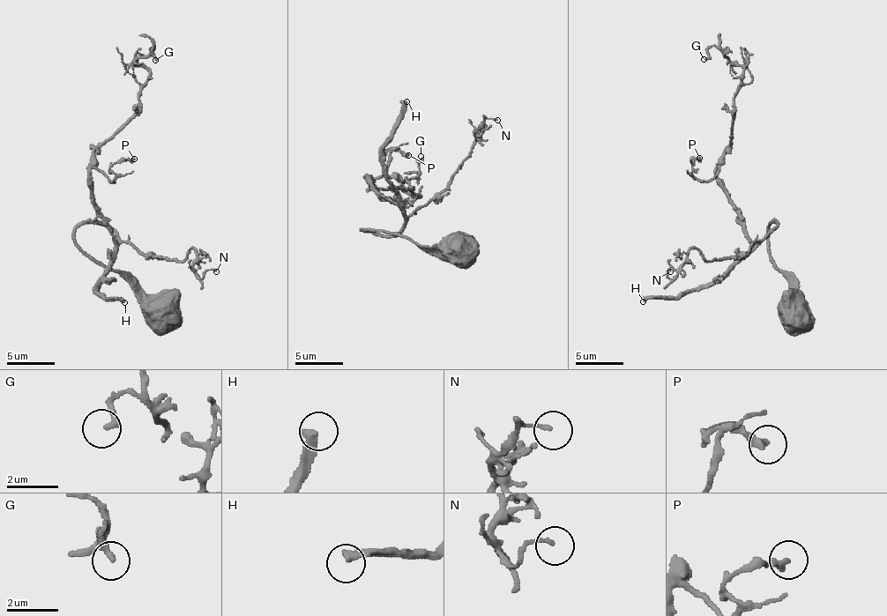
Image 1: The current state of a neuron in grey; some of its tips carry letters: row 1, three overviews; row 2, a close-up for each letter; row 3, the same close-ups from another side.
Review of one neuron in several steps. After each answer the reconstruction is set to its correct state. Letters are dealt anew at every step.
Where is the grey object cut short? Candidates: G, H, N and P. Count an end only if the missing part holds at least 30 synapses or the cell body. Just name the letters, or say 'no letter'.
H

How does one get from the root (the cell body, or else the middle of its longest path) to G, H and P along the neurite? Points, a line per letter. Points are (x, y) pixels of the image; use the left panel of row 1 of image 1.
G: (167, 315), (75, 241), (106, 222), (117, 244), (89, 163), (138, 107), (134, 60), (155, 60)
H: (167, 315), (99, 265), (75, 241), (78, 227), (113, 229), (117, 247), (97, 283), (124, 302)
P: (167, 315), (75, 241), (78, 227), (106, 222), (117, 244), (89, 170), (112, 182), (110, 168), (134, 159)

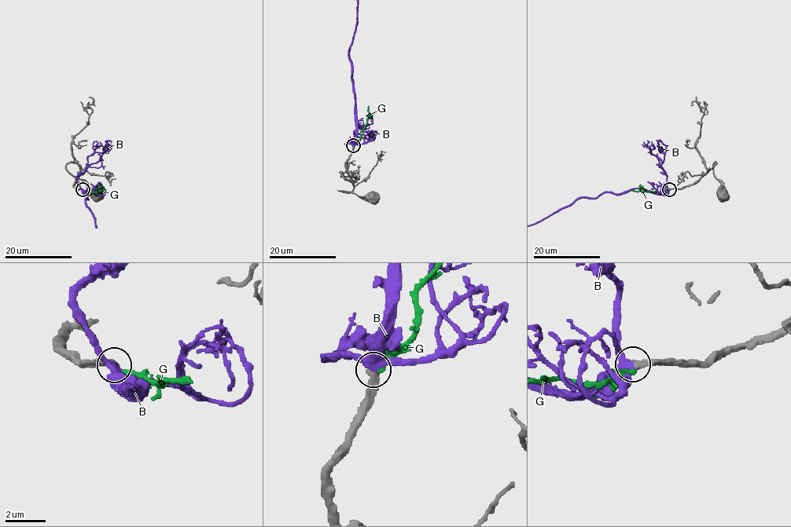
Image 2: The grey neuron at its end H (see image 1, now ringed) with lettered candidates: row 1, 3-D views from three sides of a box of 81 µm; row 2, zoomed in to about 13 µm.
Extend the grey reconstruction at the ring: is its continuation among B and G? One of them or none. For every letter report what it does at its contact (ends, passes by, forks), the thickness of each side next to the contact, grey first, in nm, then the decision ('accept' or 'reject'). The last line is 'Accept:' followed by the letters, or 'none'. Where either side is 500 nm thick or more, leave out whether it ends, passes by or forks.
B: it forks there; 360 nm thick on the grey side, 320 nm on the other; accept
G: it ends there; 360 nm thick on the grey side, 220 nm on the other; reject
Accept: B

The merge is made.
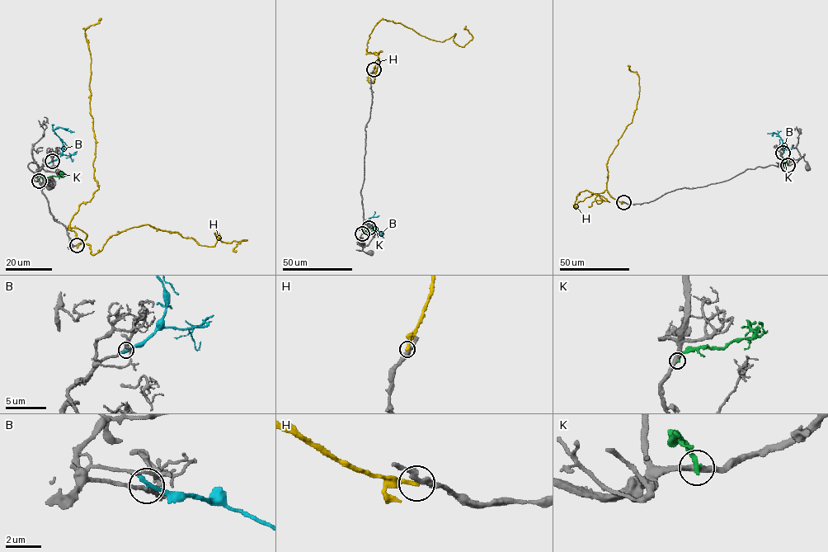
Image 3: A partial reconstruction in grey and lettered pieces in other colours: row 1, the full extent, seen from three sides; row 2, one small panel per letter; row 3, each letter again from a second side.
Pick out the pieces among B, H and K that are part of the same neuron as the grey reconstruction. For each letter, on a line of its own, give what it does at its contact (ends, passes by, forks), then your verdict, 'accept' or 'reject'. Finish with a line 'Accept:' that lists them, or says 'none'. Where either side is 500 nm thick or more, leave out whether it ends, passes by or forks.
B: it passes by; reject
H: it ends there; reject
K: it ends there; reject
Accept: none

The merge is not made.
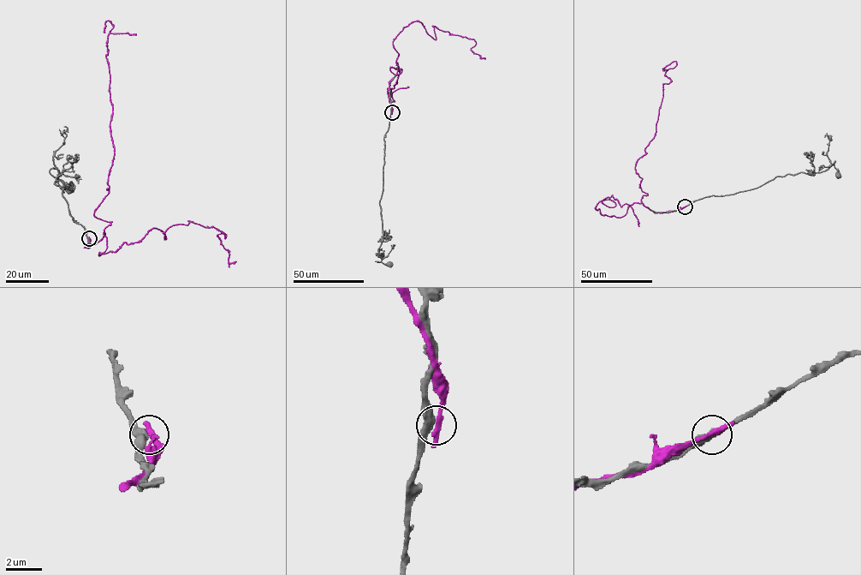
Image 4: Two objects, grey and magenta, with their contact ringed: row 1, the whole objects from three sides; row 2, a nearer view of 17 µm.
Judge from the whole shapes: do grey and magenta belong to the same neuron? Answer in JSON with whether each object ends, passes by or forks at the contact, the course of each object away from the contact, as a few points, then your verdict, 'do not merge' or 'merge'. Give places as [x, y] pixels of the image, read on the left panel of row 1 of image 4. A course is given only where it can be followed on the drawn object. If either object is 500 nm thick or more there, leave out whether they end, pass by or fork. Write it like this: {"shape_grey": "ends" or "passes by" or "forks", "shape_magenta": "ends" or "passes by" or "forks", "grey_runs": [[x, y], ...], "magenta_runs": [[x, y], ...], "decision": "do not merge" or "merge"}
{"shape_grey": "passes by", "shape_magenta": "passes by", "grey_runs": [[89, 238], [69, 213], [63, 185], [55, 184], [59, 171], [51, 168], [50, 172], [70, 189]], "magenta_runs": [[89, 238], [84, 247], [104, 234], [99, 255], [152, 228], [165, 239], [189, 222], [224, 233], [236, 261]], "decision": "do not merge"}

